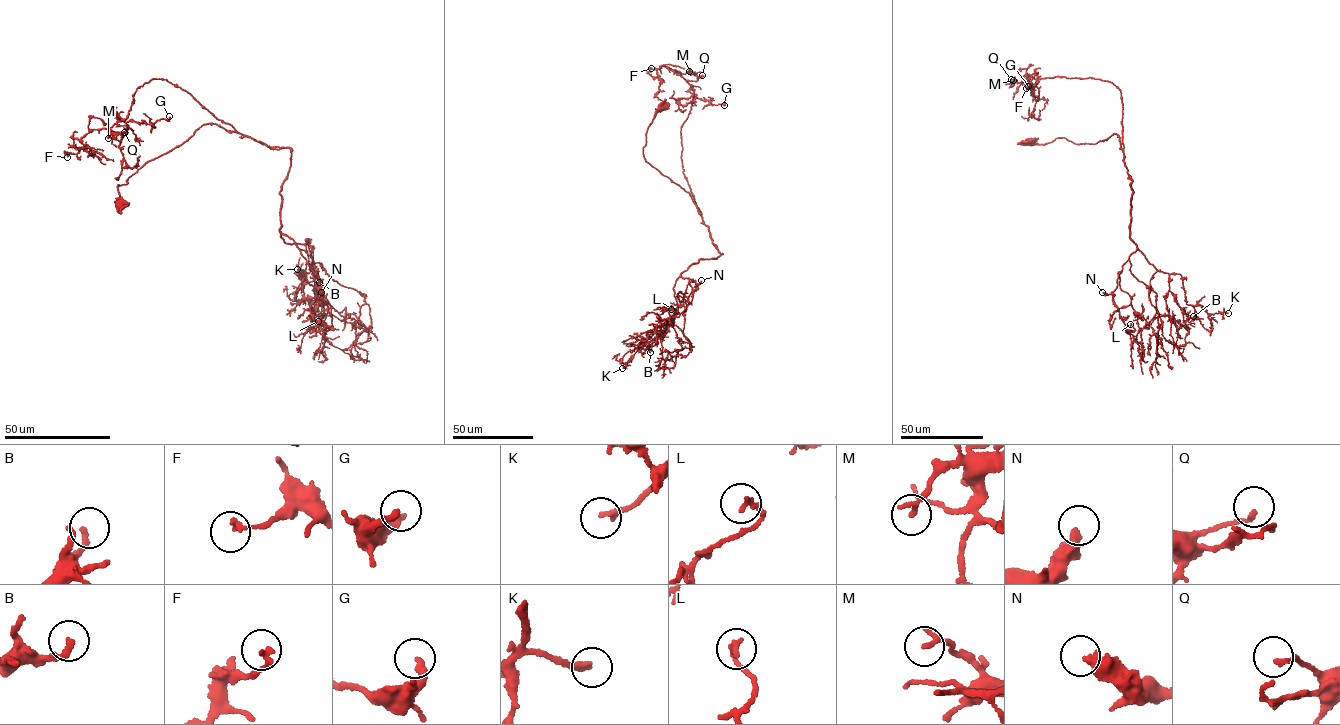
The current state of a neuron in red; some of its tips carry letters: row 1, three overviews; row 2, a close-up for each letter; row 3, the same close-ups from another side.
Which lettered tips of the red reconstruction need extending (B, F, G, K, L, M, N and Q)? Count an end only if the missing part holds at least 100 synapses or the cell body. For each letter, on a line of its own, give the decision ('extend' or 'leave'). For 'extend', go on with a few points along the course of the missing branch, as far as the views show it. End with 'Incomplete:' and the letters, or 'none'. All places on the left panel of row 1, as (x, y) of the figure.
B: leave
F: leave
G: leave
K: leave
L: leave
M: leave
N: leave
Q: leave
Incomplete: none

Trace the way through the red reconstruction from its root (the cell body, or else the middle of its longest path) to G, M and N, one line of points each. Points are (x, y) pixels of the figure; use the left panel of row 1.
G: (120, 206), (118, 185), (203, 124), (236, 131), (161, 78), (117, 117), (169, 116)
M: (120, 206), (118, 185), (203, 124), (236, 130), (153, 78), (110, 128), (122, 133), (108, 138)
N: (120, 206), (118, 185), (203, 124), (289, 148), (290, 166), (279, 192), (280, 231), (293, 239), (321, 292)

